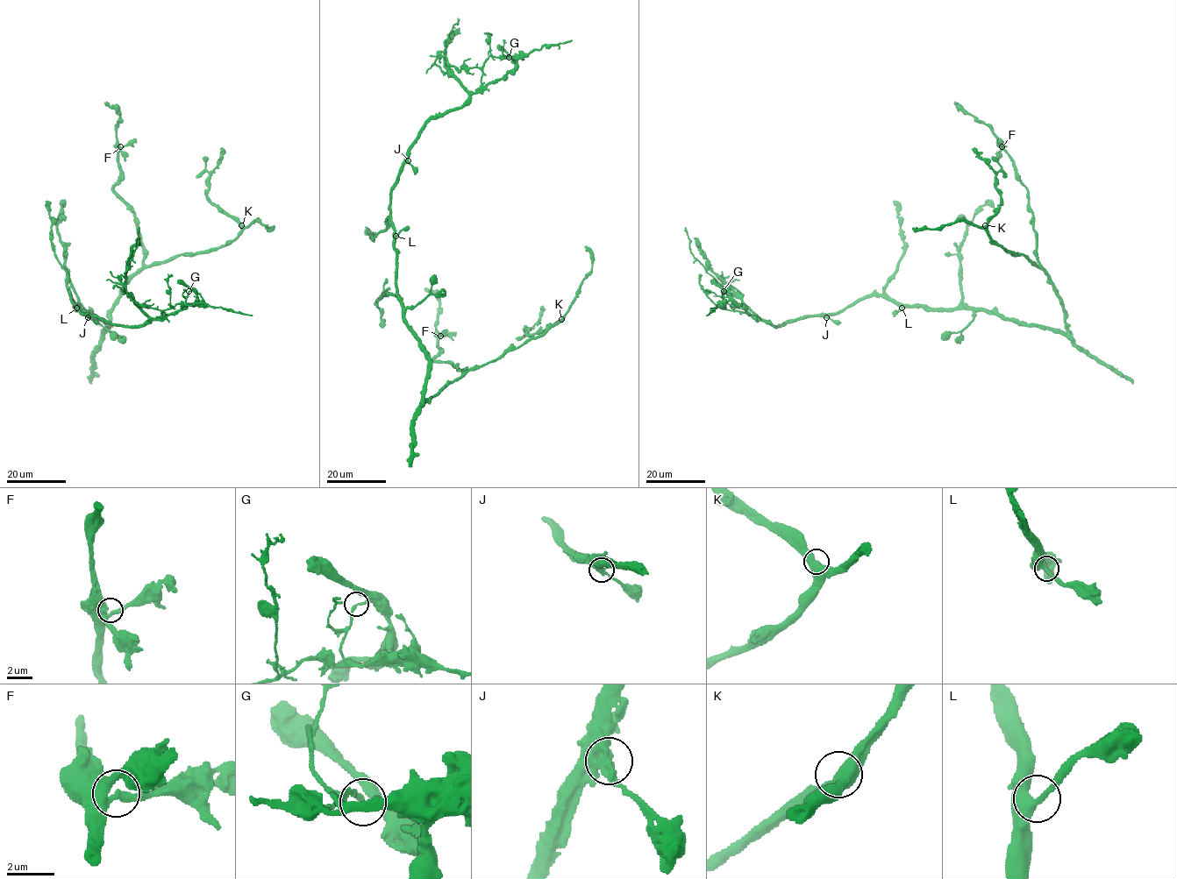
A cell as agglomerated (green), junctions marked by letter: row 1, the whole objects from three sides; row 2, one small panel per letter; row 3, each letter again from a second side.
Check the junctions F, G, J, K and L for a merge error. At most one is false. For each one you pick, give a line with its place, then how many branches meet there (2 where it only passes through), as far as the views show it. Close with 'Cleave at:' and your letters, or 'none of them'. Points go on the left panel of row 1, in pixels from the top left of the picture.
G: at (189, 291); 2 branches meet
Cleave at: G

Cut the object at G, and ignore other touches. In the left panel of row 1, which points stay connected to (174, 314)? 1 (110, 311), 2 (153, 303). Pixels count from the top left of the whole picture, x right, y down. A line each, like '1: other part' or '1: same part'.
1: same part
2: other part

